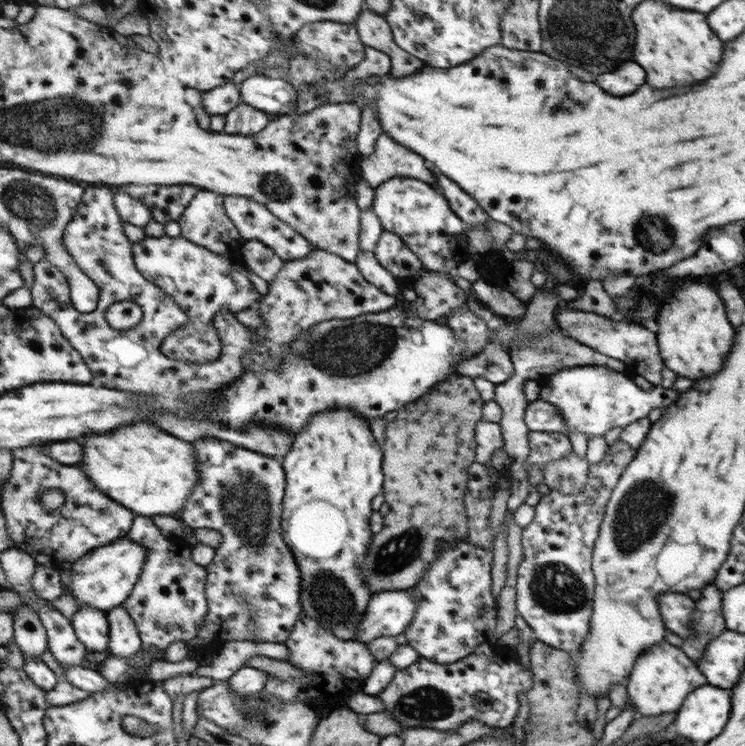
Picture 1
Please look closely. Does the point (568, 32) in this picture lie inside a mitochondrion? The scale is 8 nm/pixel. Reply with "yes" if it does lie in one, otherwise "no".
yes

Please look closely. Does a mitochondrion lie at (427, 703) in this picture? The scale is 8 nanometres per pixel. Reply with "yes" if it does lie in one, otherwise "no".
yes

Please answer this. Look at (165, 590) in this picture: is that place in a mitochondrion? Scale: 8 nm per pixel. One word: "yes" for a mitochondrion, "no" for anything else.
no

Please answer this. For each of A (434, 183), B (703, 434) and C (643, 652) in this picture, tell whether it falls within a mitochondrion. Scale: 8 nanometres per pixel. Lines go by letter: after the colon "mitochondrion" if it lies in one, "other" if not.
A: other
B: other
C: other

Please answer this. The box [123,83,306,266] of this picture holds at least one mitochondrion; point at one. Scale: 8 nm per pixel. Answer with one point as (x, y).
(275, 187)

